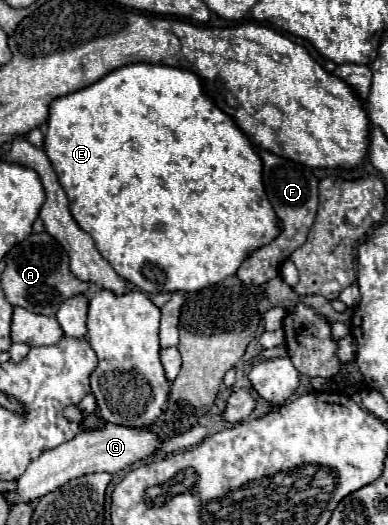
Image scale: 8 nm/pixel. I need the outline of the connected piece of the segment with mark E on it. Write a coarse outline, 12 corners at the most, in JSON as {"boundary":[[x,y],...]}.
{"boundary":[[187,69],[51,101],[69,211],[143,293],[273,241],[251,141]]}

